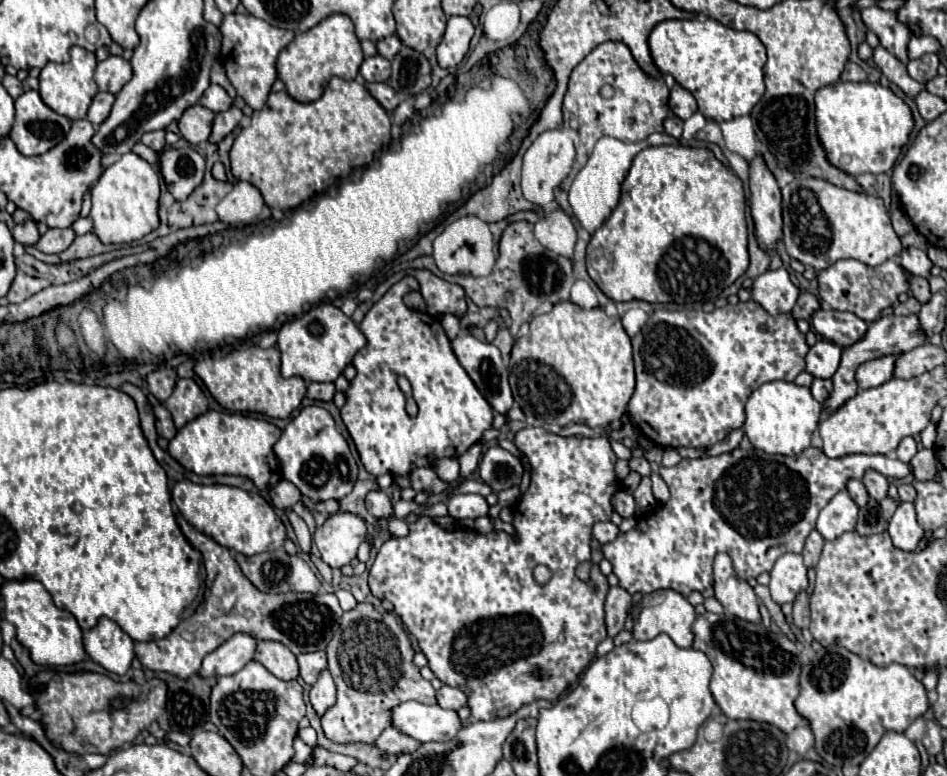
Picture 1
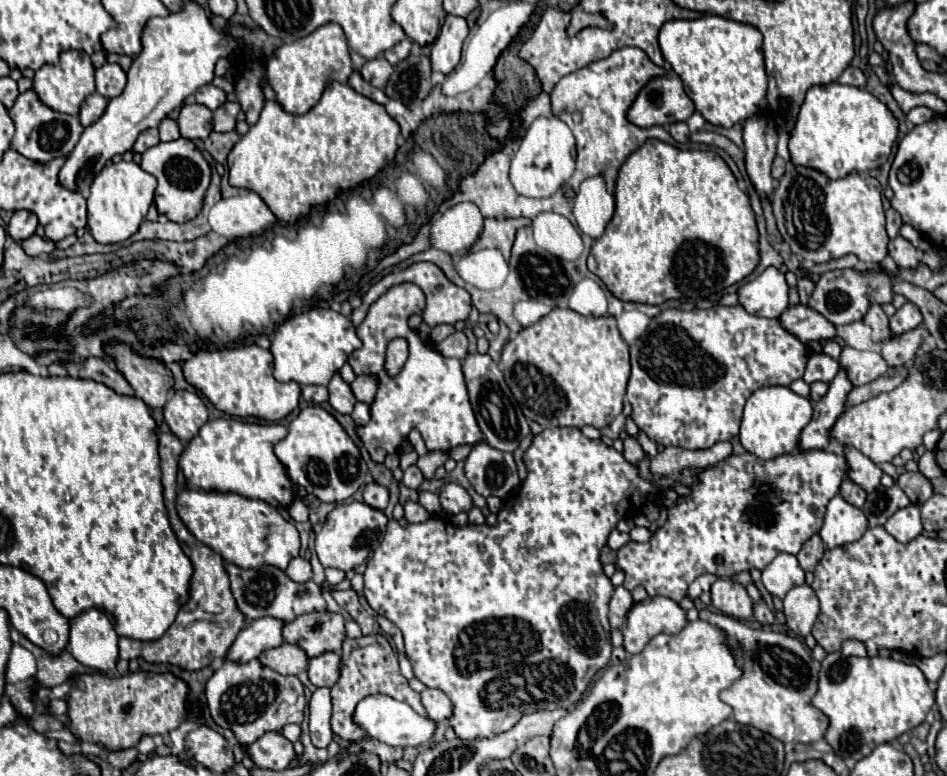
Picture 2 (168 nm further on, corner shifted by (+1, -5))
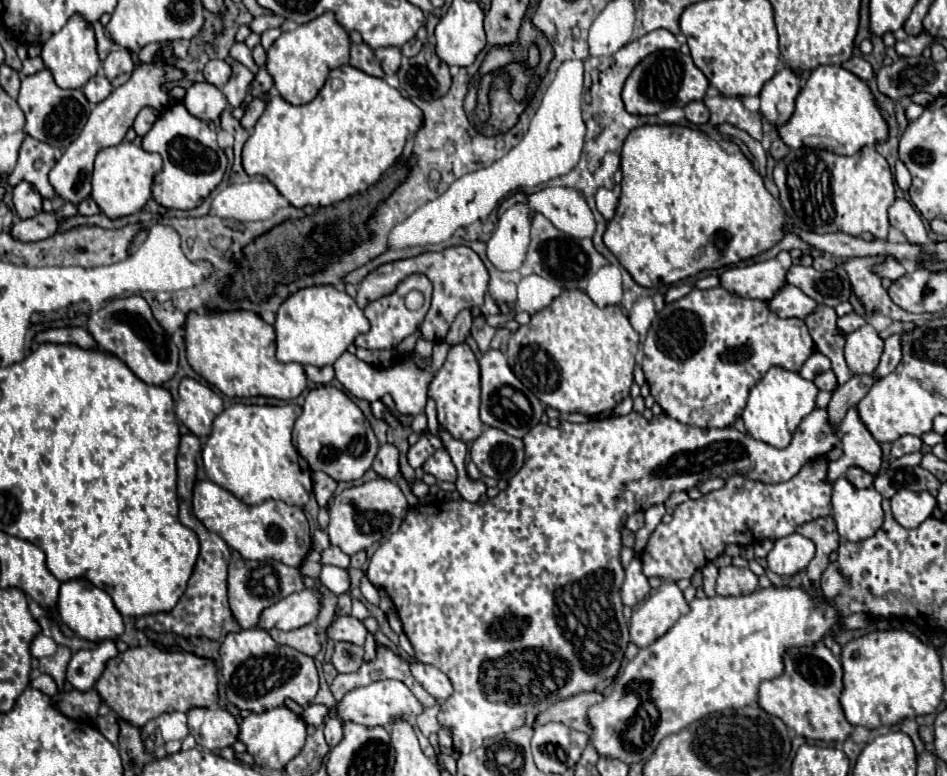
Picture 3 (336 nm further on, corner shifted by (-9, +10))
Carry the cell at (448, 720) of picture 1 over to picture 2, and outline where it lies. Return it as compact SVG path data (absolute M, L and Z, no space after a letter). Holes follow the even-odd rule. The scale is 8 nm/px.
M382 694L366 696L366 700L358 702L358 708L354 710L354 724L358 724L366 732L366 736L370 736L372 740L380 740L388 746L402 746L402 748L428 744L436 728L434 720L418 716L406 702L398 702Z

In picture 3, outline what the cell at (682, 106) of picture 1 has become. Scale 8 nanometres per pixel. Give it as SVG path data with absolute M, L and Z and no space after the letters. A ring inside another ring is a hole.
M656 51L648 55L636 69L630 73L622 99L628 109L628 113L638 113L638 115L656 115L668 107L684 107L692 101L700 101L706 95L708 89L708 79L696 69L692 63L692 57L680 51Z

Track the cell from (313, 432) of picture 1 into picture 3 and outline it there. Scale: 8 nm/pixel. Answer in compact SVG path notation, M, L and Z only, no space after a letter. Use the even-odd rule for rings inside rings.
M332 385L316 387L306 395L302 415L294 423L292 441L312 471L324 471L334 481L362 479L378 453L376 435L358 405Z

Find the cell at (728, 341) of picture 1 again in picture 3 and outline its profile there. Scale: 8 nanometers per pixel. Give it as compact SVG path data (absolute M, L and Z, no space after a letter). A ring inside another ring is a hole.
M714 287L706 291L694 289L686 297L666 303L648 329L642 353L642 371L648 381L650 395L668 417L700 429L722 429L730 427L742 415L752 385L756 385L770 367L782 367L798 373L804 361L814 353L814 341L802 319L780 319L768 309L766 301L746 299L726 291L724 287Z

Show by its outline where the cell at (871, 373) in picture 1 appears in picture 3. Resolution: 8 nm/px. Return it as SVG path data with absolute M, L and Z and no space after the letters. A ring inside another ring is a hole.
M862 325L858 331L846 335L846 363L852 373L874 373L884 351L884 339L870 325Z

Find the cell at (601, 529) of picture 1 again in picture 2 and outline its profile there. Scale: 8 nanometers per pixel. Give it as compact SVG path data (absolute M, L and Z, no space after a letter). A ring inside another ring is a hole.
M612 530L612 534L610 534L610 538L608 538L608 546L612 548L612 550L620 550L624 544L628 544L630 542L630 536L628 534L624 534L624 532L620 532L620 530Z

